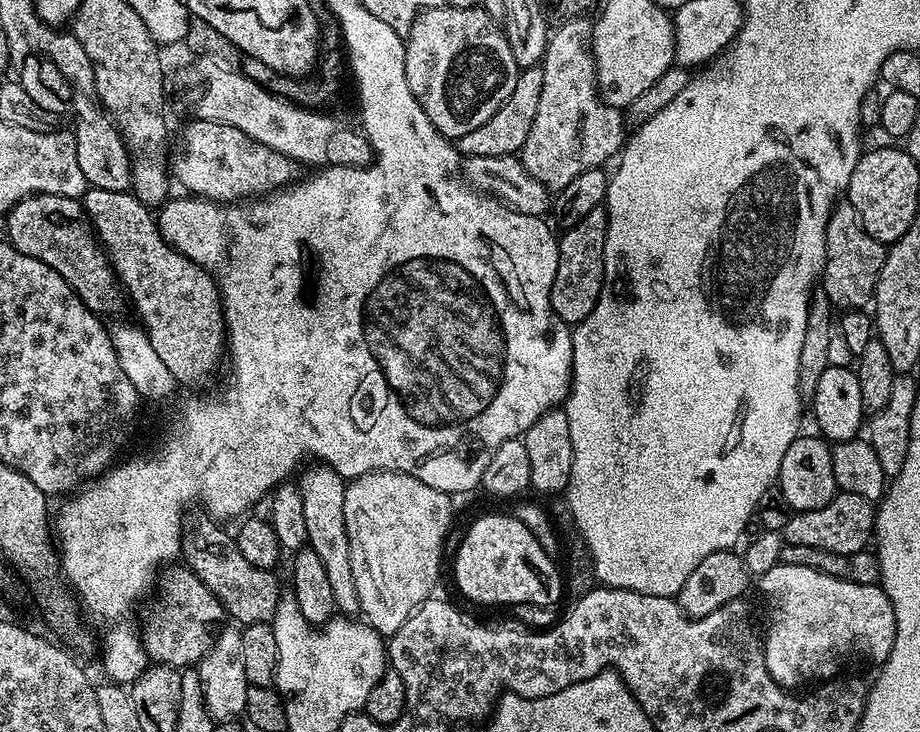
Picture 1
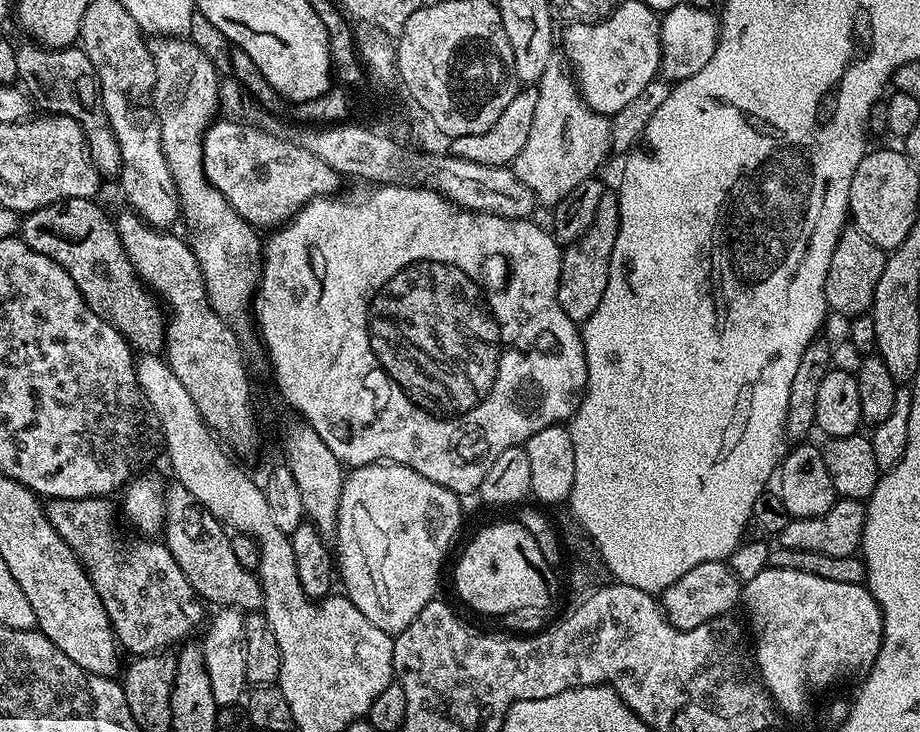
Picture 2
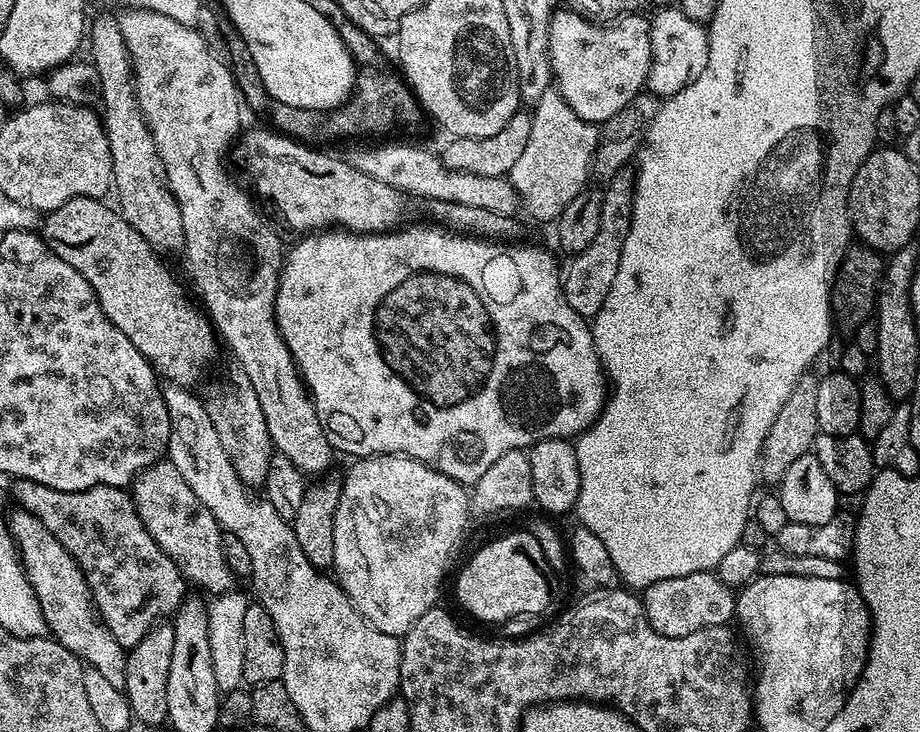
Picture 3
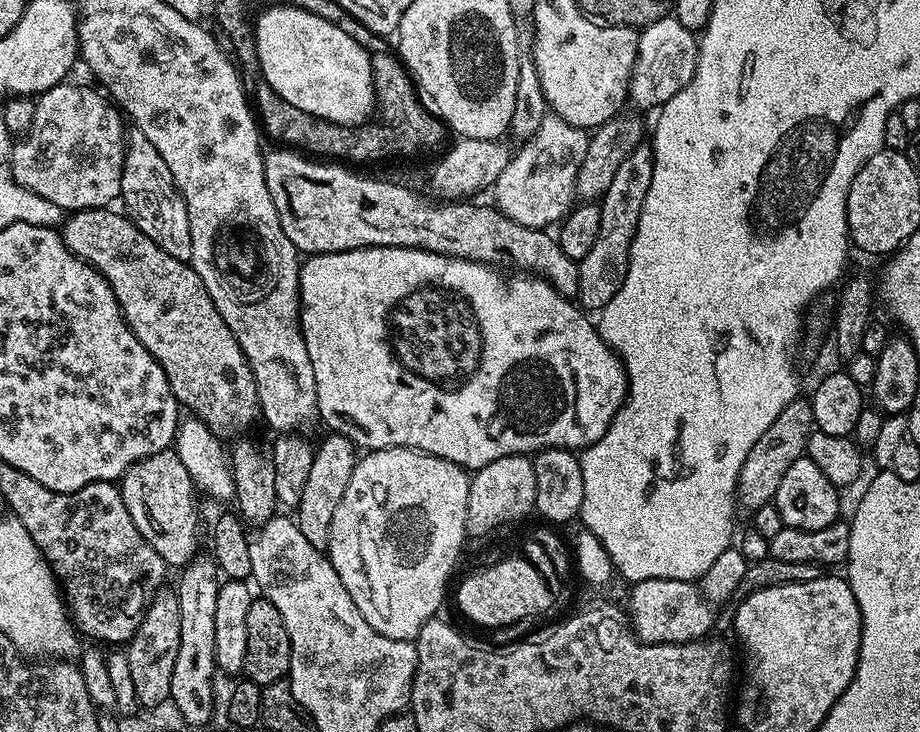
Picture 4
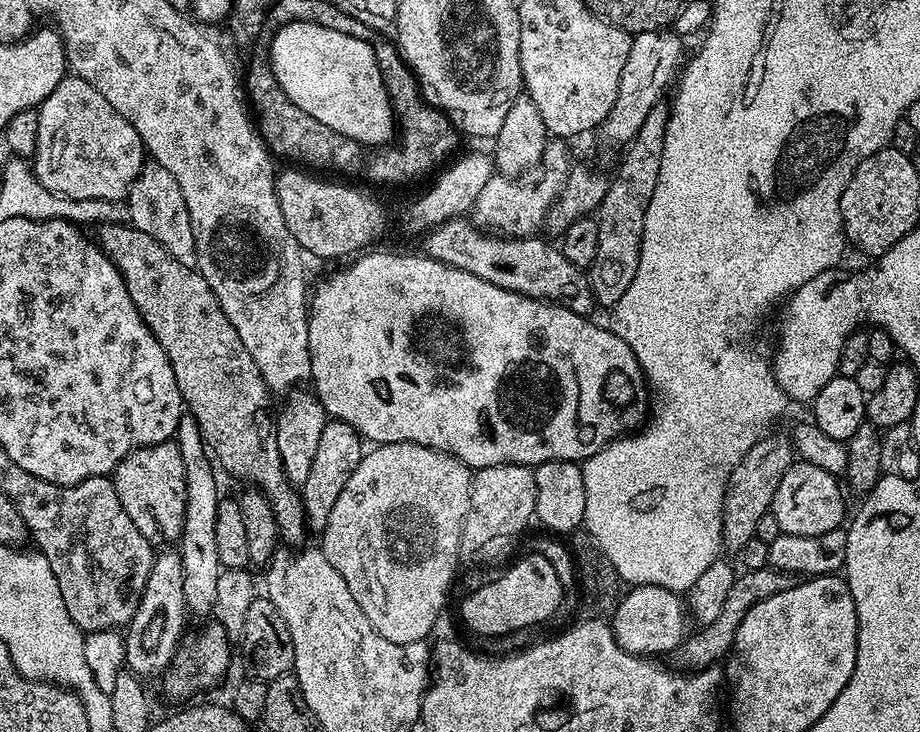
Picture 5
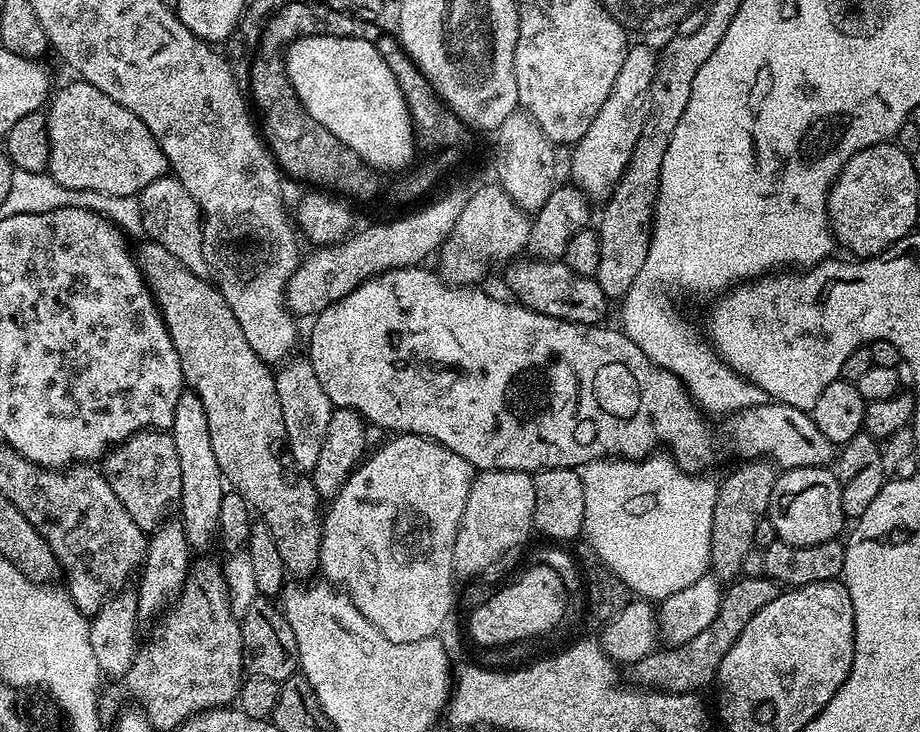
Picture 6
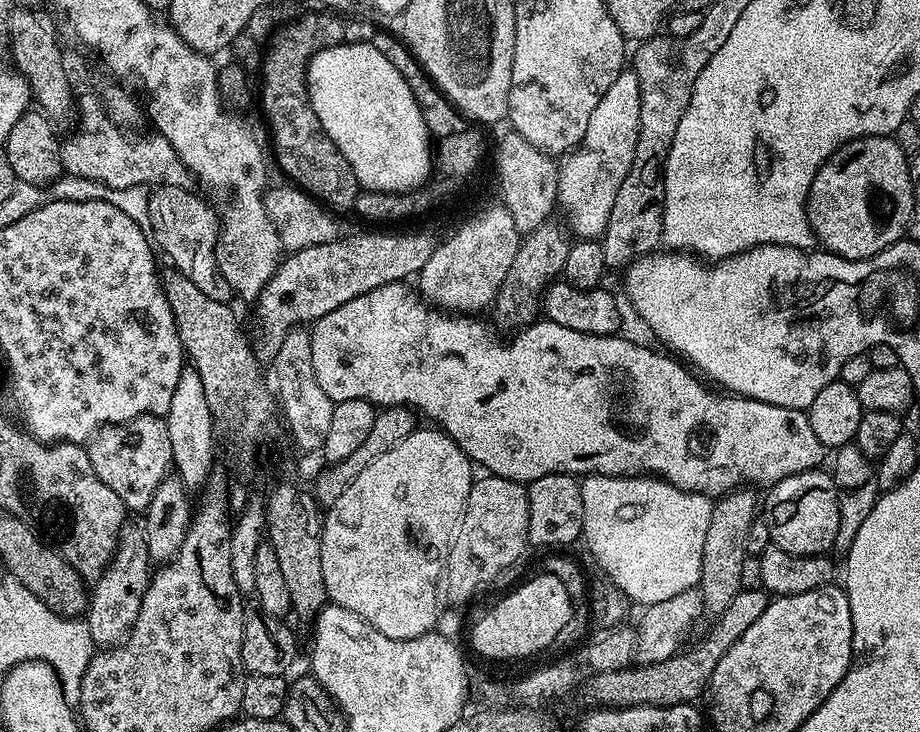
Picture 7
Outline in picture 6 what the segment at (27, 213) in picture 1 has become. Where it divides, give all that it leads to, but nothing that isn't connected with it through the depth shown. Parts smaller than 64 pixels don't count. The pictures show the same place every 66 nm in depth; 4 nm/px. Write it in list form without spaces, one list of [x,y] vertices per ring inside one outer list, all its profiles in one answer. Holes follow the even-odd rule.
[[[144,242],[140,252],[138,248],[138,263],[146,286],[162,314],[170,342],[174,342],[174,350],[178,350],[184,383],[198,394],[198,398],[202,398],[206,422],[210,425],[210,447],[214,449],[214,458],[218,458],[225,481],[244,496],[263,524],[270,526],[285,573],[289,577],[317,575],[324,529],[322,501],[311,475],[296,467],[285,444],[286,428],[273,369],[254,354],[250,342],[246,342],[246,334],[242,334],[242,326],[238,326],[238,318],[234,318],[234,310],[226,306],[226,298],[222,298],[211,279],[186,270],[186,266],[166,250],[166,246],[155,242]]]

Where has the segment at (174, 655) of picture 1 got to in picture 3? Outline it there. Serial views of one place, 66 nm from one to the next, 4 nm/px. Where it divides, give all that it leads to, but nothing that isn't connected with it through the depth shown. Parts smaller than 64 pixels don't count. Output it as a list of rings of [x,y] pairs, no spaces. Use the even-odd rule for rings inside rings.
[[[13,479],[11,499],[24,508],[78,562],[92,591],[100,620],[114,634],[114,642],[131,650],[161,618],[171,617],[186,598],[186,581],[174,562],[150,538],[138,518],[131,495],[123,488],[94,486],[81,492],[59,492],[29,480]]]

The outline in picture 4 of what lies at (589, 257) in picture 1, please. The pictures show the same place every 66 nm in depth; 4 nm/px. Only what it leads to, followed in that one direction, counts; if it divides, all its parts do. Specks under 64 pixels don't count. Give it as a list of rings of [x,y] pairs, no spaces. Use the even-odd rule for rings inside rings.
[[[645,142],[630,150],[626,158],[622,158],[622,166],[618,166],[610,190],[600,197],[600,225],[598,239],[590,249],[590,254],[582,258],[578,290],[575,299],[579,307],[585,310],[599,310],[606,307],[610,298],[618,294],[622,282],[626,278],[626,270],[630,262],[630,246],[634,242],[634,234],[638,230],[638,218],[642,214],[642,202],[646,202],[646,190],[650,190],[650,177],[654,174],[654,158],[651,143]]]

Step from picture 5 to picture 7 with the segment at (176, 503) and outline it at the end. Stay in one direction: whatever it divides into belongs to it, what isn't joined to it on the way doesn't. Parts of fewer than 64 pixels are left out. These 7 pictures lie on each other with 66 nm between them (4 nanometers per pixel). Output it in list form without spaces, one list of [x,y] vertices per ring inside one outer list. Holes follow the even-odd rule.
[[[139,416],[125,424],[106,424],[88,441],[86,451],[94,474],[118,498],[129,513],[143,513],[154,498],[154,490],[173,471],[172,447],[167,419],[163,416]]]

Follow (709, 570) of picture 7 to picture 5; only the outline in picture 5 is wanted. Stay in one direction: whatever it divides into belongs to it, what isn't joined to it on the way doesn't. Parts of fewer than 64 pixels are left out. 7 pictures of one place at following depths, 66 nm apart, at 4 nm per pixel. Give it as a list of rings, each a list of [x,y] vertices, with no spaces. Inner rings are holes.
[[[787,435],[768,436],[757,440],[756,445],[734,466],[728,475],[728,485],[724,491],[724,509],[722,510],[723,547],[739,554],[746,542],[756,539],[758,521],[762,514],[770,511],[774,502],[774,494],[778,494],[778,482],[782,482],[782,474],[794,463],[792,441]]]

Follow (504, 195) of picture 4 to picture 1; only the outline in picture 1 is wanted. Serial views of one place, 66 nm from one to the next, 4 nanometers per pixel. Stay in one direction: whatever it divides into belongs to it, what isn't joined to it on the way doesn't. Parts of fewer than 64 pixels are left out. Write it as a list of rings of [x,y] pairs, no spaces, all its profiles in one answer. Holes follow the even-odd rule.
[[[568,18],[551,29],[544,51],[542,99],[538,102],[534,126],[530,126],[530,134],[518,155],[526,170],[550,190],[570,186],[578,174],[607,165],[607,160],[611,161],[626,143],[625,113],[605,102],[596,87],[591,39],[589,21]]]

